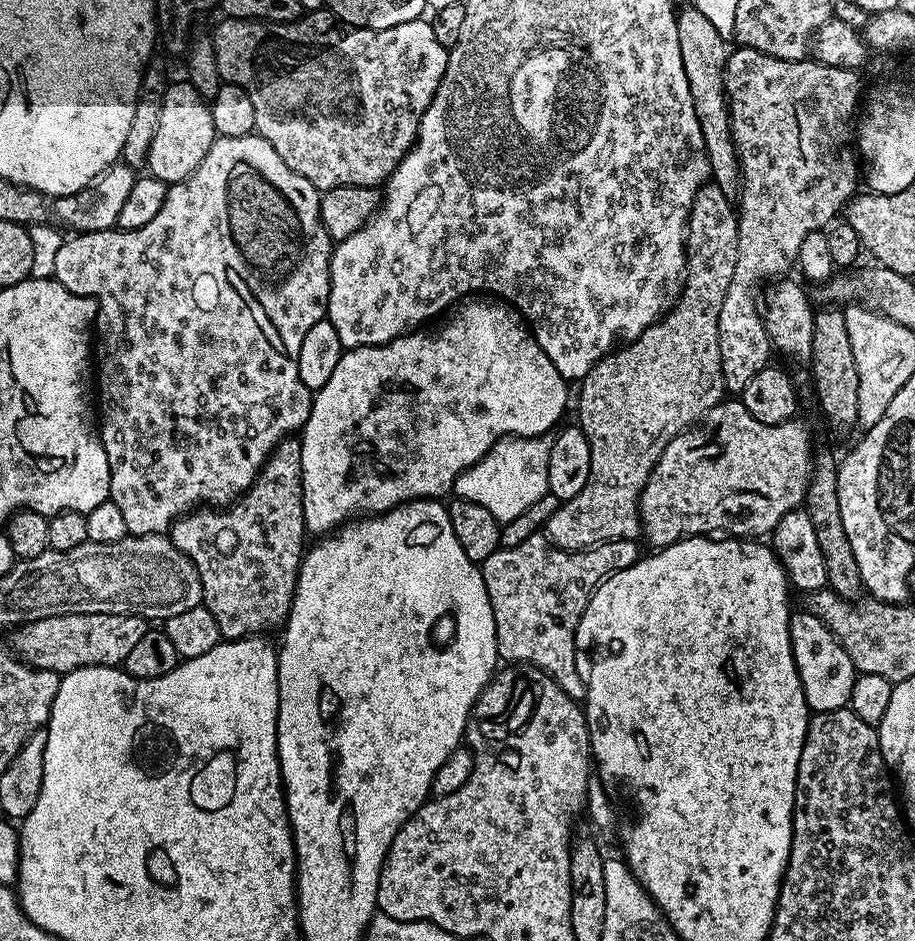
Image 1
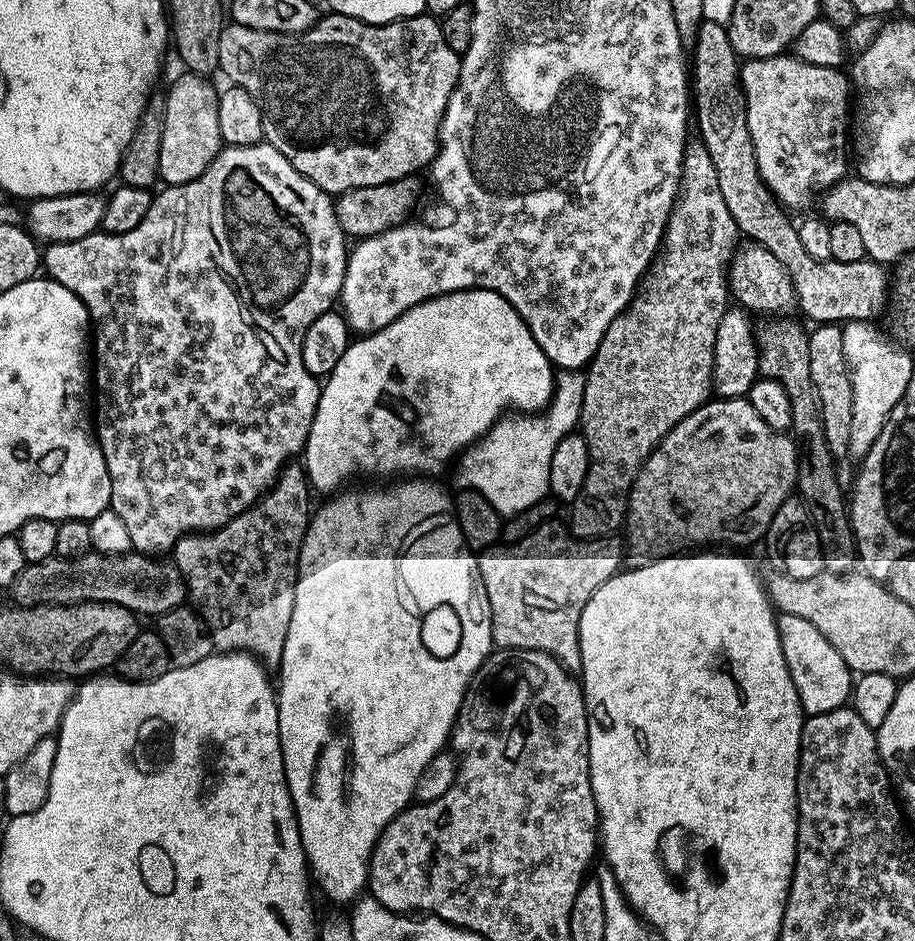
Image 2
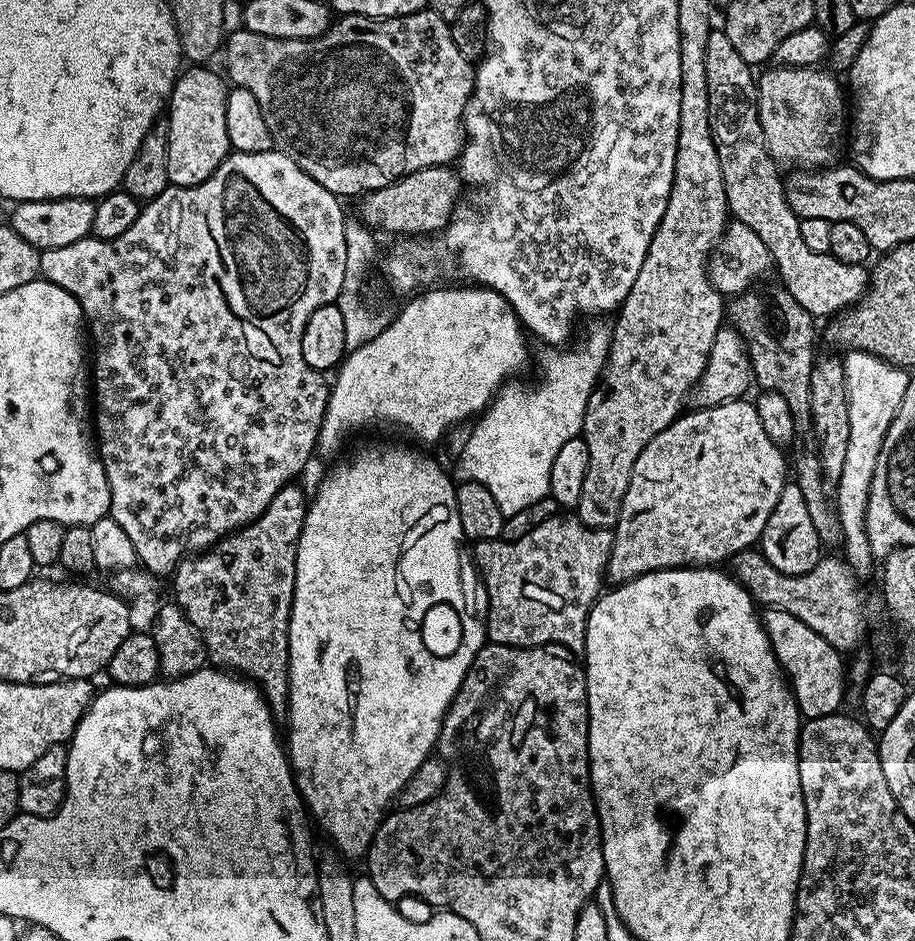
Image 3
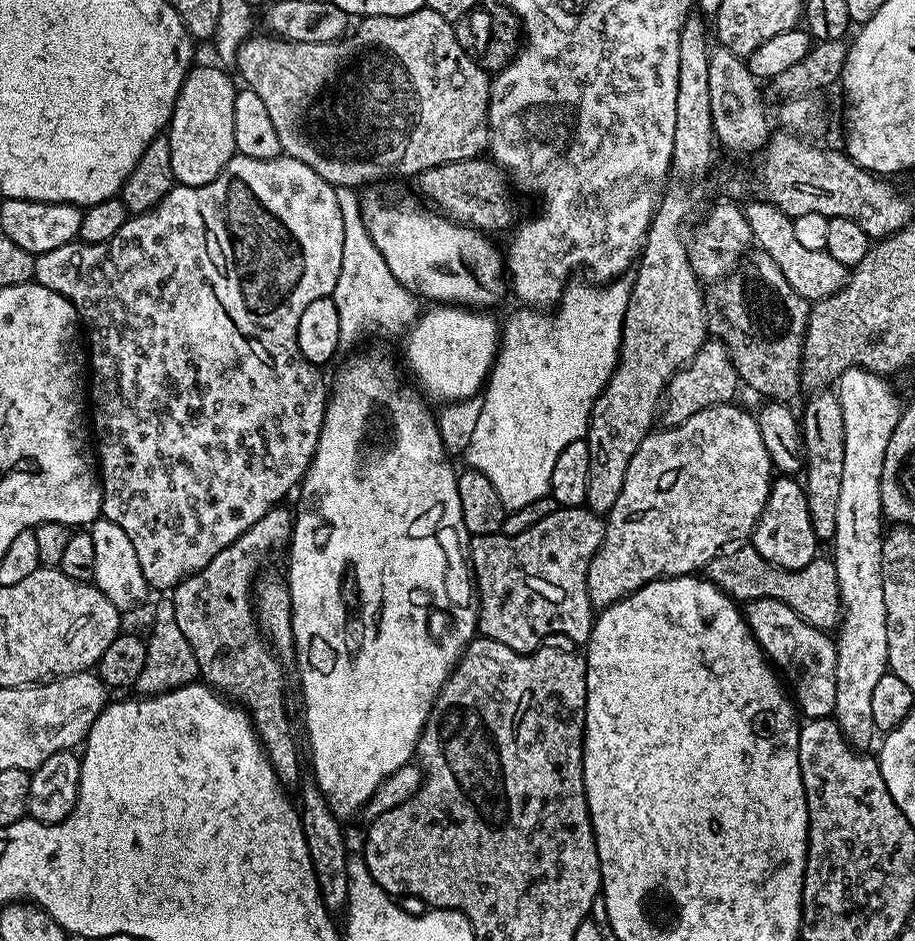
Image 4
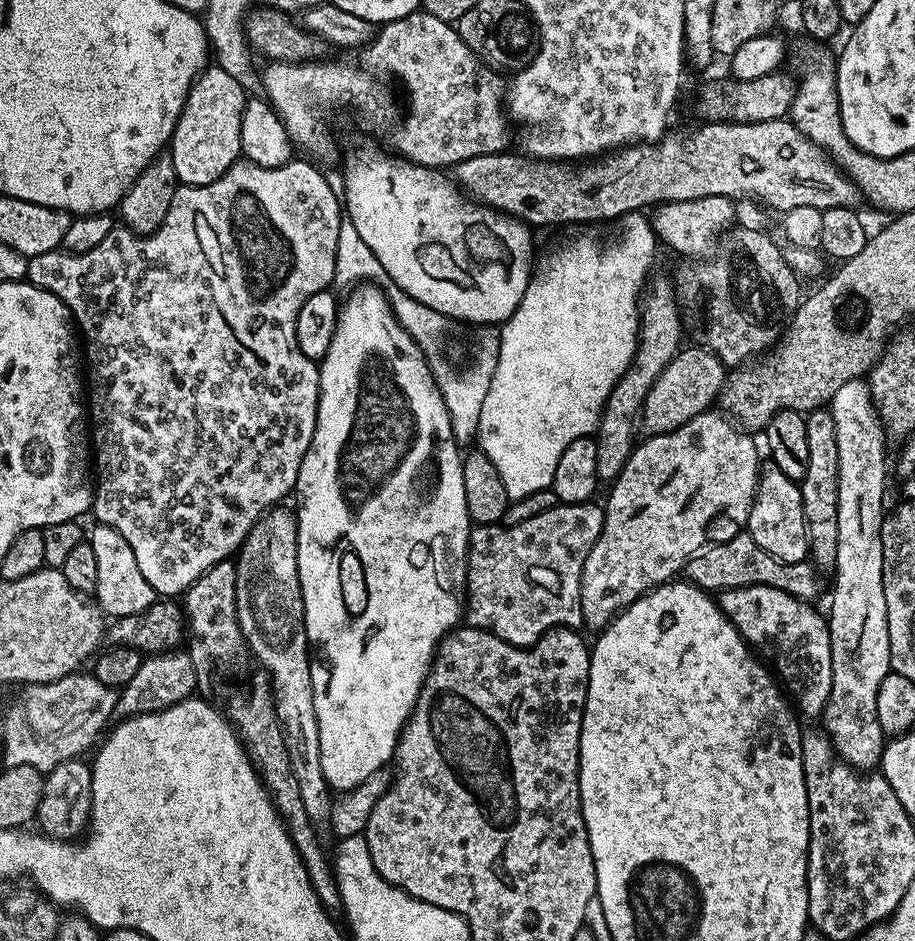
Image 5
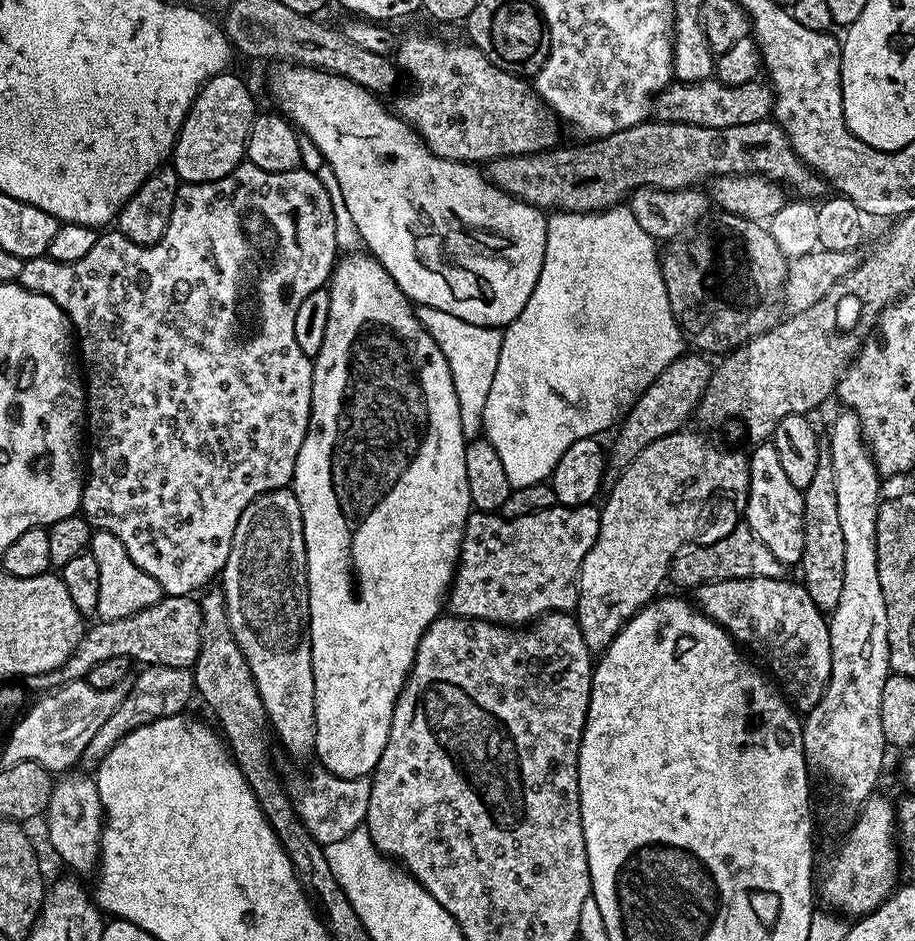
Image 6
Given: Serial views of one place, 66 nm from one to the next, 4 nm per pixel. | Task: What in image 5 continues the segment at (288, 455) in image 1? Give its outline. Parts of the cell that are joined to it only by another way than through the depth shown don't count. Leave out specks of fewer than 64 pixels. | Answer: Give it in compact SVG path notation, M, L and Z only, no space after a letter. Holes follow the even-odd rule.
M226 559L206 570L206 574L202 574L202 578L198 578L198 582L194 582L194 586L184 593L182 607L186 621L186 651L190 662L194 662L196 692L220 709L235 728L236 737L244 745L254 770L272 799L272 805L286 826L290 842L294 842L306 866L314 894L318 894L330 914L339 913L343 909L340 891L331 863L329 859L327 862L316 838L317 827L310 822L306 805L302 802L302 793L298 791L298 778L294 778L294 769L290 766L290 750L286 750L282 722L278 722L276 693L272 691L267 672L248 648L242 626L238 624L235 563Z

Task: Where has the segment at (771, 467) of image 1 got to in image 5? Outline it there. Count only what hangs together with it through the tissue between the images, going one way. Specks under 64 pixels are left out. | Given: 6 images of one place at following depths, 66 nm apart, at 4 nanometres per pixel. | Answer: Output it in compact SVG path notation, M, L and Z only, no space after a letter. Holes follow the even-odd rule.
M709 410L690 418L690 422L678 426L678 430L648 436L633 447L626 466L622 466L618 478L611 481L612 493L604 508L604 525L582 566L580 601L585 629L607 628L608 623L638 597L669 583L675 572L683 573L685 564L705 547L708 523L719 512L728 512L729 518L740 526L747 525L762 467L760 452L751 439L755 440L723 411Z

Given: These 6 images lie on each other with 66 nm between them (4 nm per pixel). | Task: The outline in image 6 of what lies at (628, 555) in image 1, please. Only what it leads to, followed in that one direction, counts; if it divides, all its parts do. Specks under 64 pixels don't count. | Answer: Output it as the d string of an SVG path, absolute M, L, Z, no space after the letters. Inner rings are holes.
M595 503L573 508L557 506L509 520L495 512L469 512L456 574L446 597L447 611L467 620L489 620L505 626L524 626L547 612L571 613L578 602L582 562L594 546L599 529L600 508Z

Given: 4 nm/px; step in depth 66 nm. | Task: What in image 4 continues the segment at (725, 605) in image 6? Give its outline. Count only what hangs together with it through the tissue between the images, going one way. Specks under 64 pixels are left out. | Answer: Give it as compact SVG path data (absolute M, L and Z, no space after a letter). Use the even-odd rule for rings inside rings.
M774 598L749 600L742 611L760 649L782 676L784 671L783 679L792 683L790 692L799 715L810 720L831 717L836 710L836 646L833 637L823 628L810 626L810 622L794 614L786 602Z

